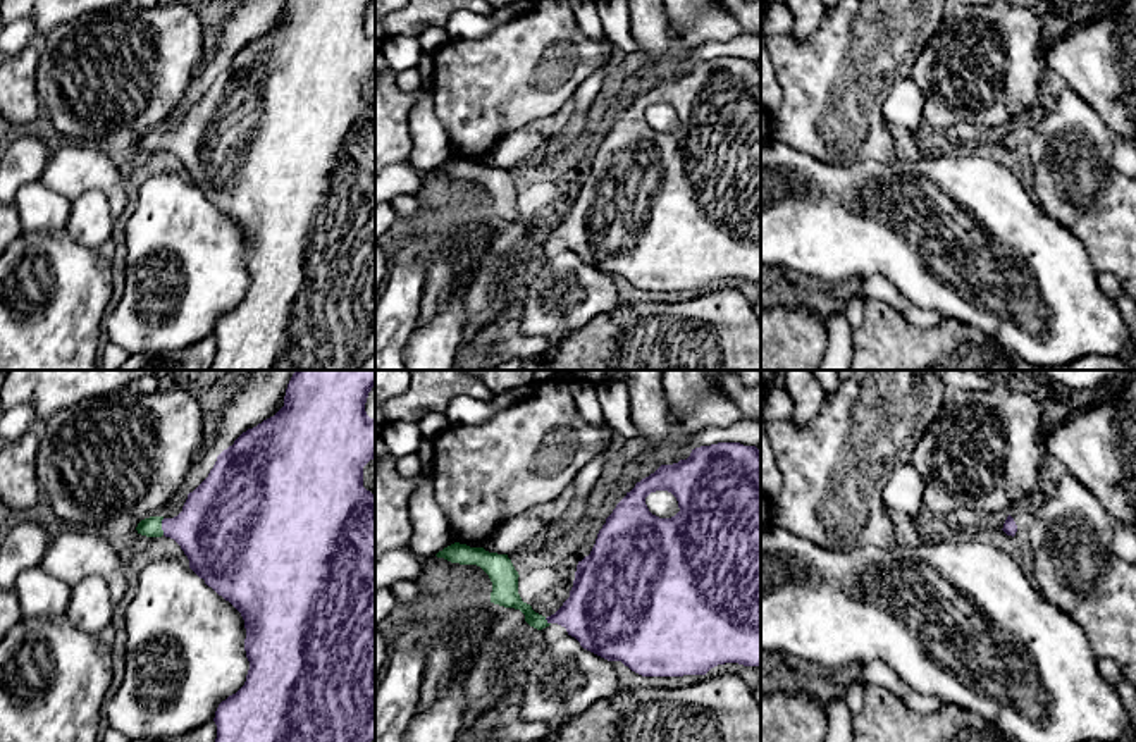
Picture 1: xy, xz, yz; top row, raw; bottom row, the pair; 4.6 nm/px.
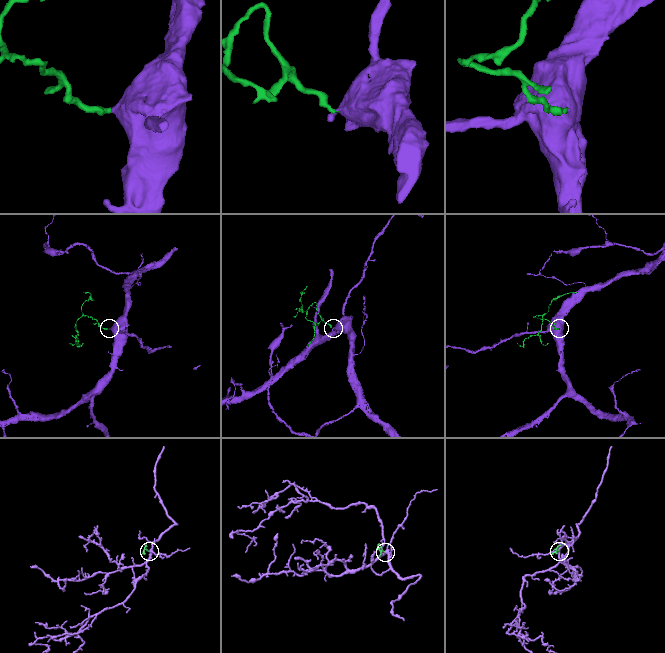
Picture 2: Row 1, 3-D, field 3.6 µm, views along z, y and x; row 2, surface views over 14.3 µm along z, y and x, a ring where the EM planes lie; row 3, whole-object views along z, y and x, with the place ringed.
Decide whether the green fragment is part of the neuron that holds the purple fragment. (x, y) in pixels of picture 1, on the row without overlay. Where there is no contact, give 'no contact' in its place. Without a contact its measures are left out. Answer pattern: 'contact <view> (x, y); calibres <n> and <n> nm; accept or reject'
contact xy (162, 142); calibres 360 and 100 nm; accept

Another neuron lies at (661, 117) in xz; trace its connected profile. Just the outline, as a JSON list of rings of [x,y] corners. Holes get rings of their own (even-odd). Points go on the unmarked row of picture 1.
[[[668,105],[651,107],[645,112],[645,119],[659,133],[671,133],[680,126],[676,112]]]

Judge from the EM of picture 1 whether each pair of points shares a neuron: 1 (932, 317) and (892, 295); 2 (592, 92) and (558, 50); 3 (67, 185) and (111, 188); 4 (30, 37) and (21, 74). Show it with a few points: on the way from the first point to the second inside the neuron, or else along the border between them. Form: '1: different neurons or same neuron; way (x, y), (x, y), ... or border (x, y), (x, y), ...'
1: same neuron; way (921, 317), (902, 303)
2: different neurons; border (605, 66), (592, 73), (570, 97)
3: same neuron; way (78, 181), (100, 181)
4: different neurons; border (37, 43), (18, 54)

